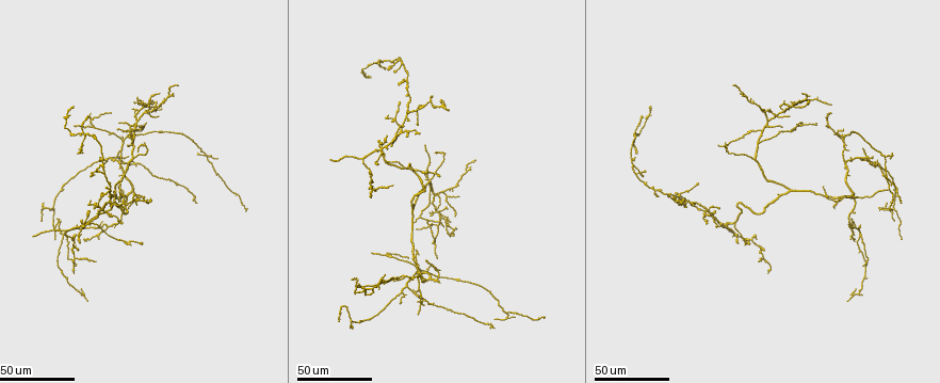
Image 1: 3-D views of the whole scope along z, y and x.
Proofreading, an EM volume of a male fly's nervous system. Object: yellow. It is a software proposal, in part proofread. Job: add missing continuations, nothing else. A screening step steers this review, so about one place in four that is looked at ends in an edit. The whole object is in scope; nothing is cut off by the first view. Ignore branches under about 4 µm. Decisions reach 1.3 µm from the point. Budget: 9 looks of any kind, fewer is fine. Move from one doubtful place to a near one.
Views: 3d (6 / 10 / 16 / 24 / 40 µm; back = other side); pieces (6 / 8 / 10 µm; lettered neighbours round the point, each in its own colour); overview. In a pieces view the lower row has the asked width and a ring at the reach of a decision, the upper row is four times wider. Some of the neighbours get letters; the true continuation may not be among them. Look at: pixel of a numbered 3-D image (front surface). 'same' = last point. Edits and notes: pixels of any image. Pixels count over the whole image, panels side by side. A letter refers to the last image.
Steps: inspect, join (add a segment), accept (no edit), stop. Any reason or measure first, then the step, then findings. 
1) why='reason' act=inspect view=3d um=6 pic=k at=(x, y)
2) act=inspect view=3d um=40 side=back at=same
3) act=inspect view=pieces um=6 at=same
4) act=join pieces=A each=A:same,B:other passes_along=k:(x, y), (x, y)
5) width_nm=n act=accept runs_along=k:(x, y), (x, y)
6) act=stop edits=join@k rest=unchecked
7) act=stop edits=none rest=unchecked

why='branch stops here' act=inspect view=3d um=24 pic=1 at=(396, 280)

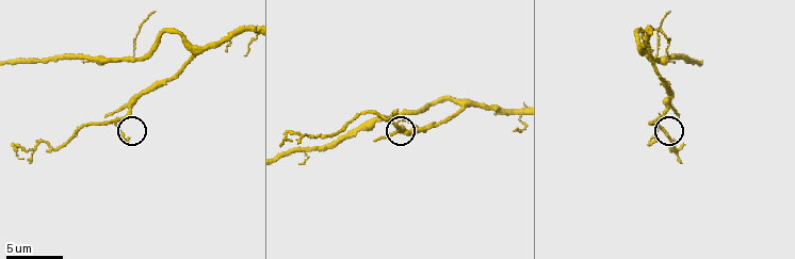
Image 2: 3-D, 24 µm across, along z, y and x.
act=inspect view=pieces um=8 pic=2 at=(394, 112)

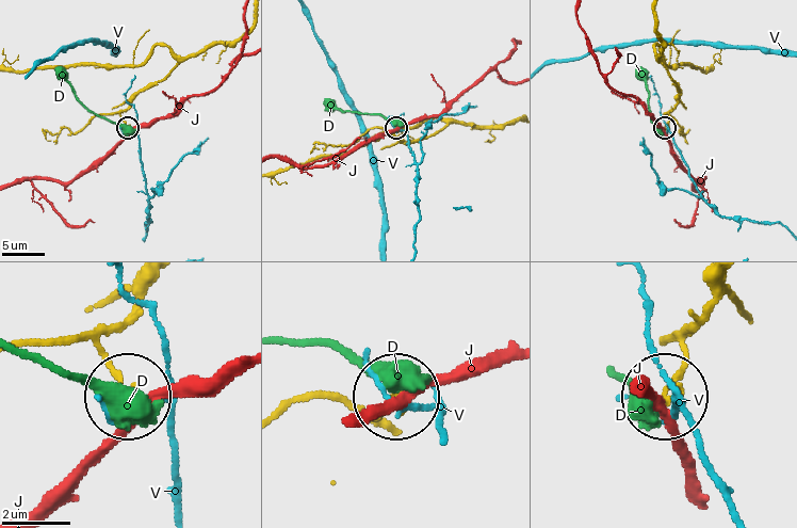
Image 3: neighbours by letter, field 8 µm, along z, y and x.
width_nm=210 act=accept each=D:other,J:other,V:other runs_along=3:(718, 287), (667, 396) found='no lettered segment goes on from it'

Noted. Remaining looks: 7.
why='tapers out' act=inspect view=3d um=40 pic=1 at=(399, 303)

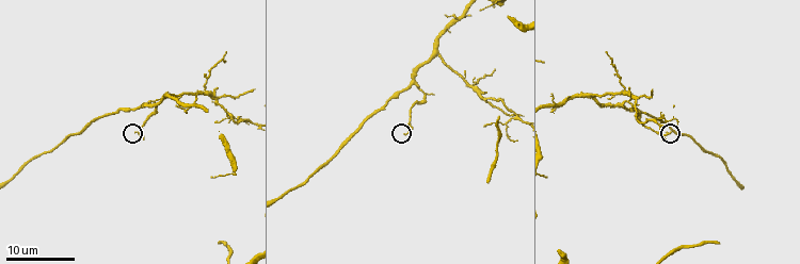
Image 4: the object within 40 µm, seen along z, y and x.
act=inspect view=pieces um=10 pic=4 at=(406, 135)

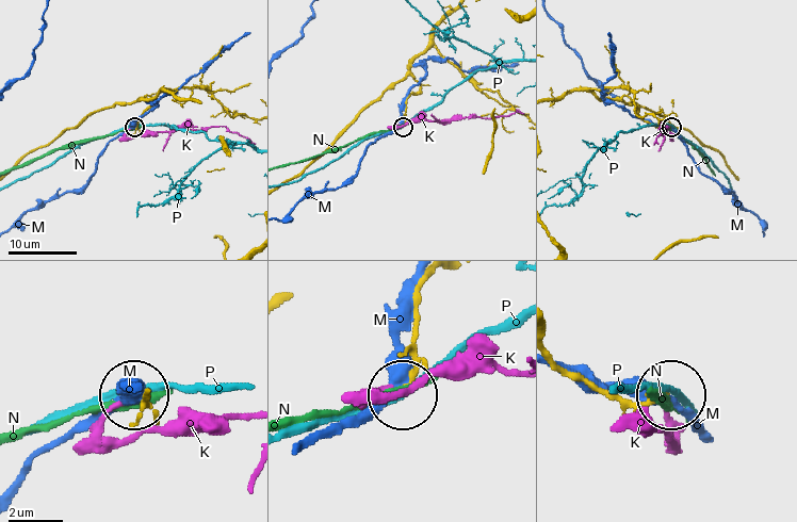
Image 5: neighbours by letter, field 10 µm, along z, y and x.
act=accept each=K:other,M:other,N:other,P:other found='no lettered segment goes on from it'

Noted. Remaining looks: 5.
why='branch stops here' act=inspect view=3d um=24 pic=4 at=(653, 88)

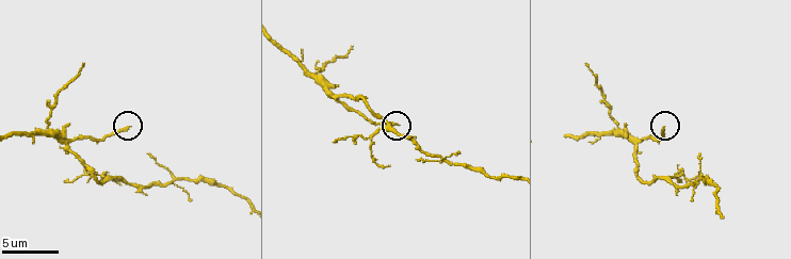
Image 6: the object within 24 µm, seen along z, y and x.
act=inspect view=pieces um=10 pic=6 at=(396, 123)

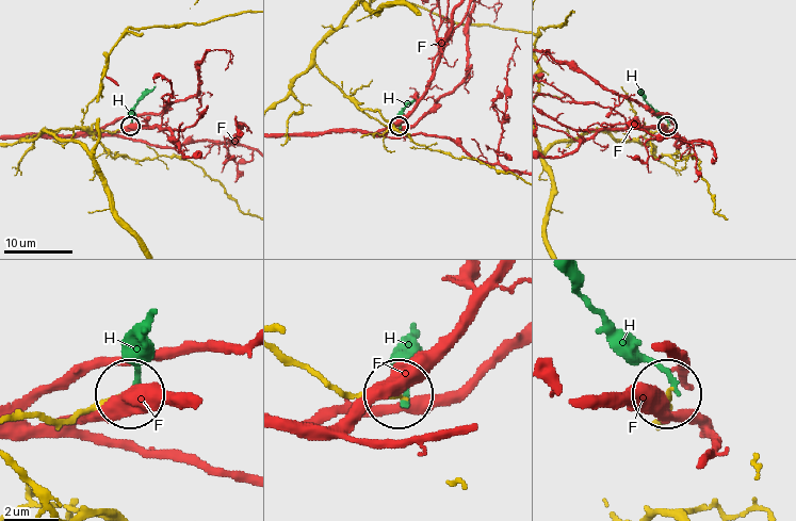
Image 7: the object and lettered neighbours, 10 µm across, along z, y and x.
act=accept each=F:other,H:other runs_along=7:(282, 353), (344, 391), (398, 393) found='no lettered segment goes on from it'

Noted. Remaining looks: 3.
why='long arm stops here' act=inspect view=3d um=24 pic=4 at=(486, 181)

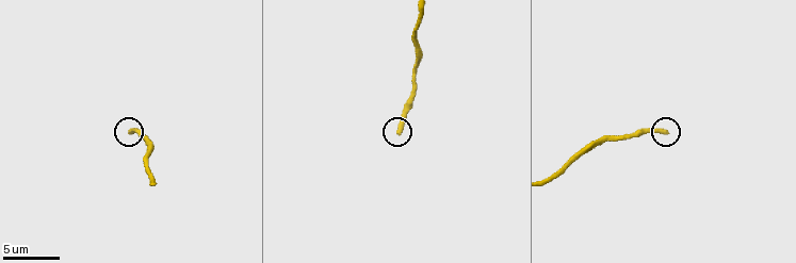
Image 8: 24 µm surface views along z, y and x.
act=inspect view=pieces um=6 pic=8 at=(666, 133)

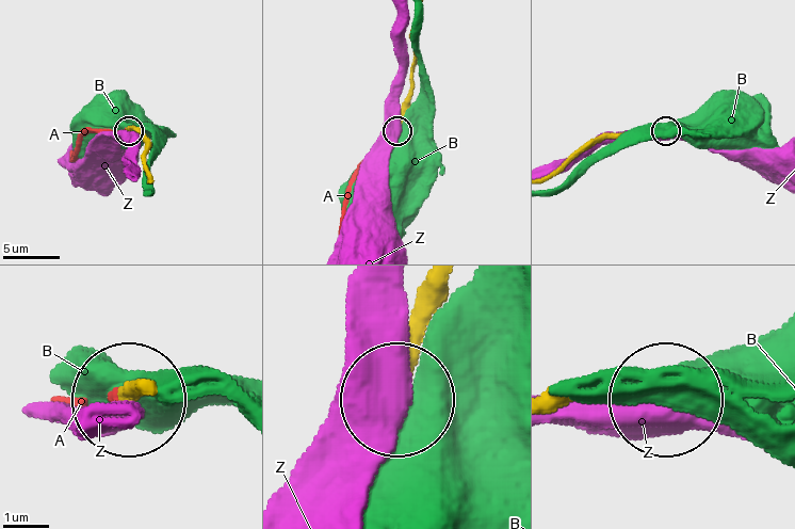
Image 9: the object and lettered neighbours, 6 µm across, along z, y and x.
act=join pieces=A each=A:same,B:other,Z:other passes_along=9:(149, 396), (77, 396) found='the neuron continues'

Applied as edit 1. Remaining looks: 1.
act=stop edits=join@9 rest=unchecked

